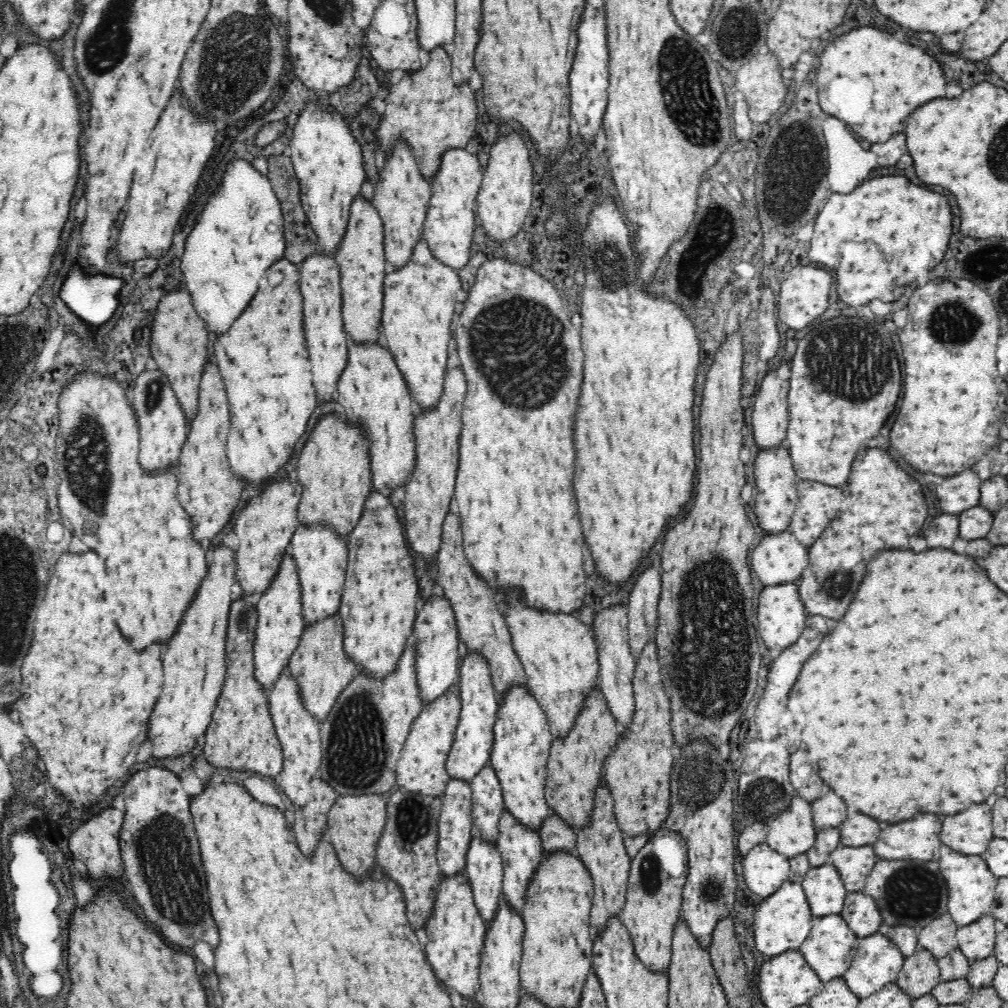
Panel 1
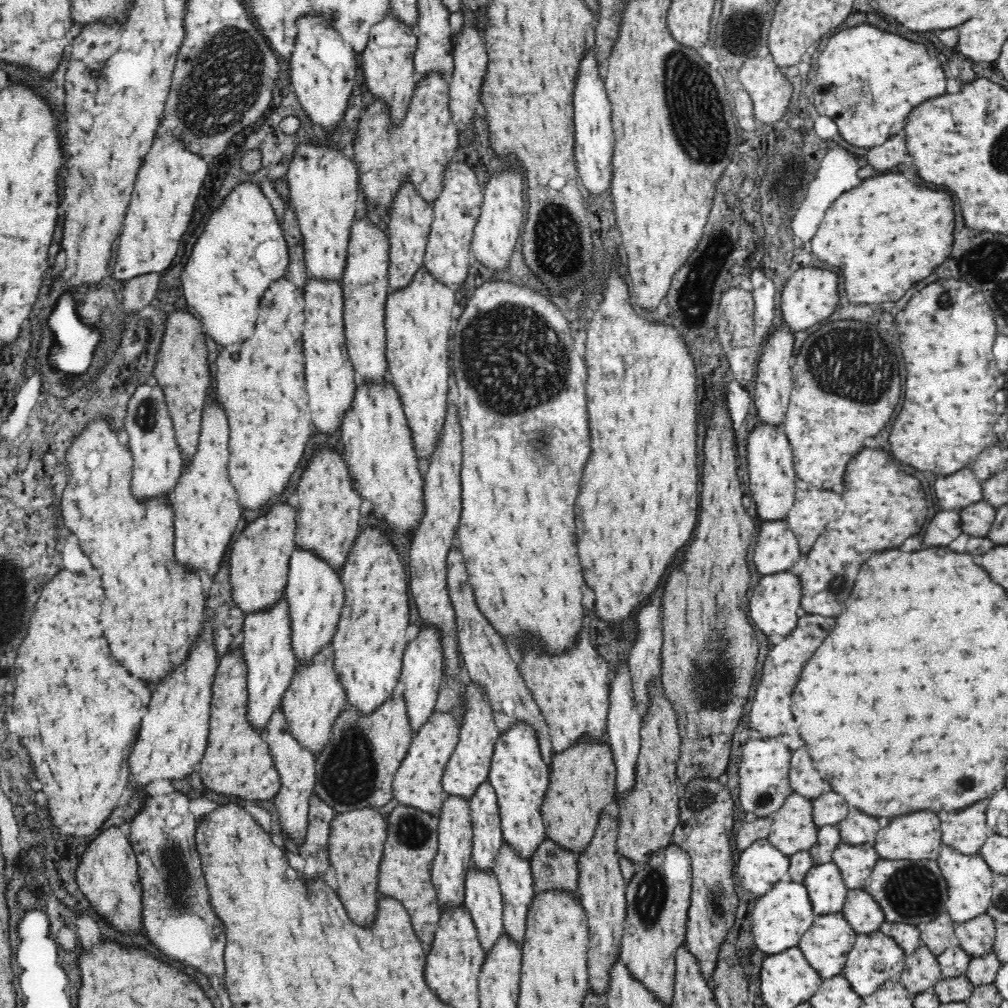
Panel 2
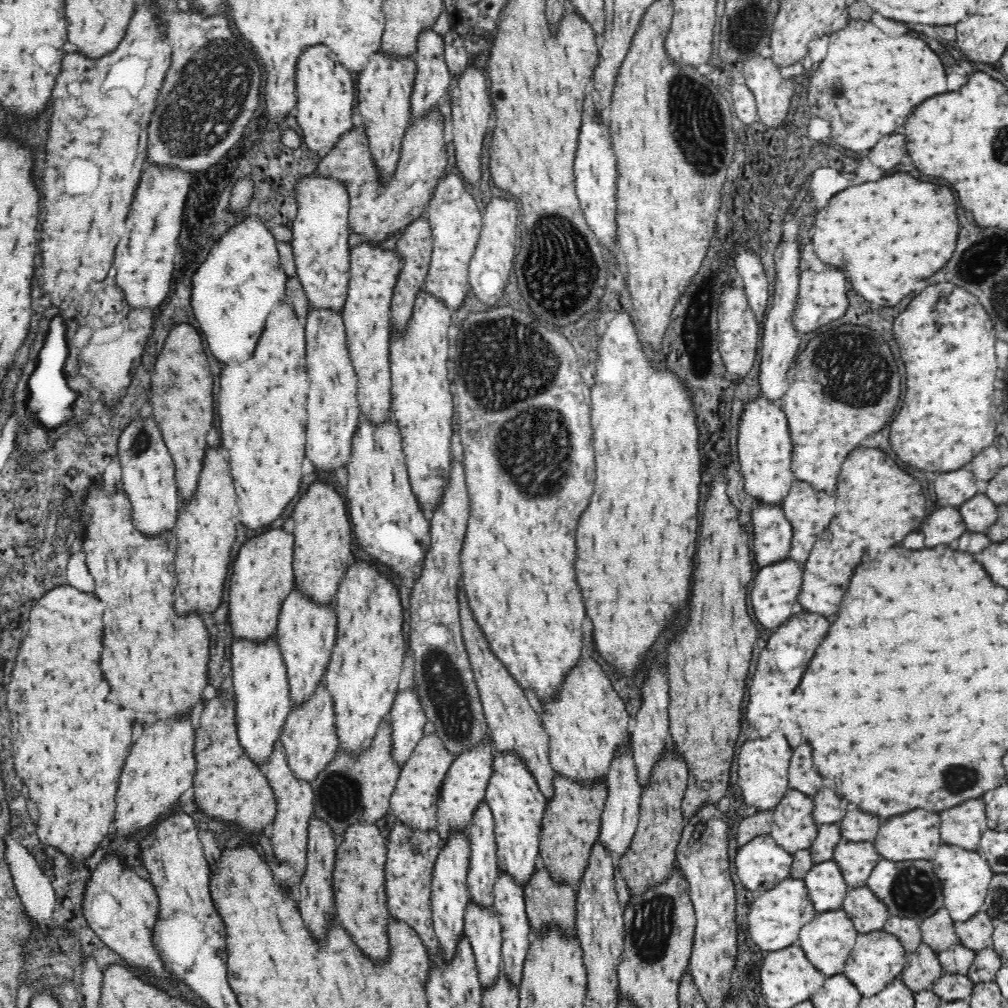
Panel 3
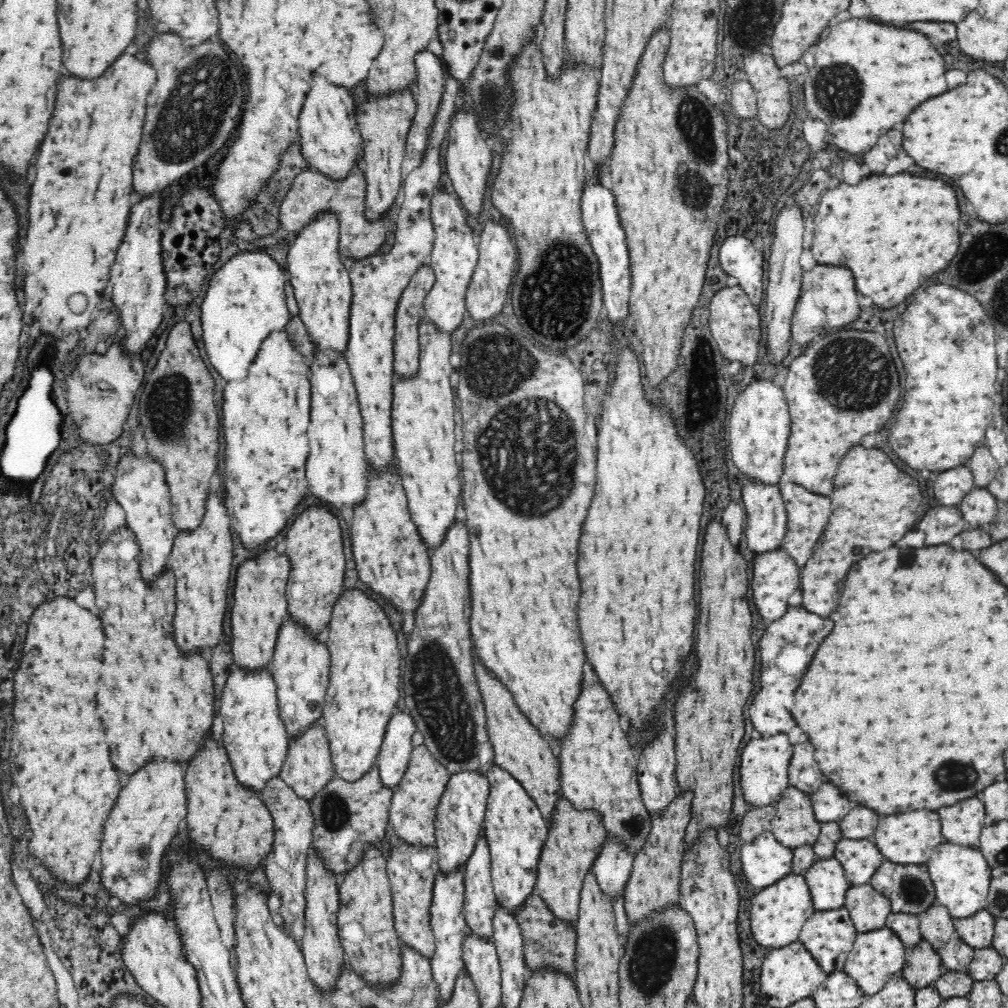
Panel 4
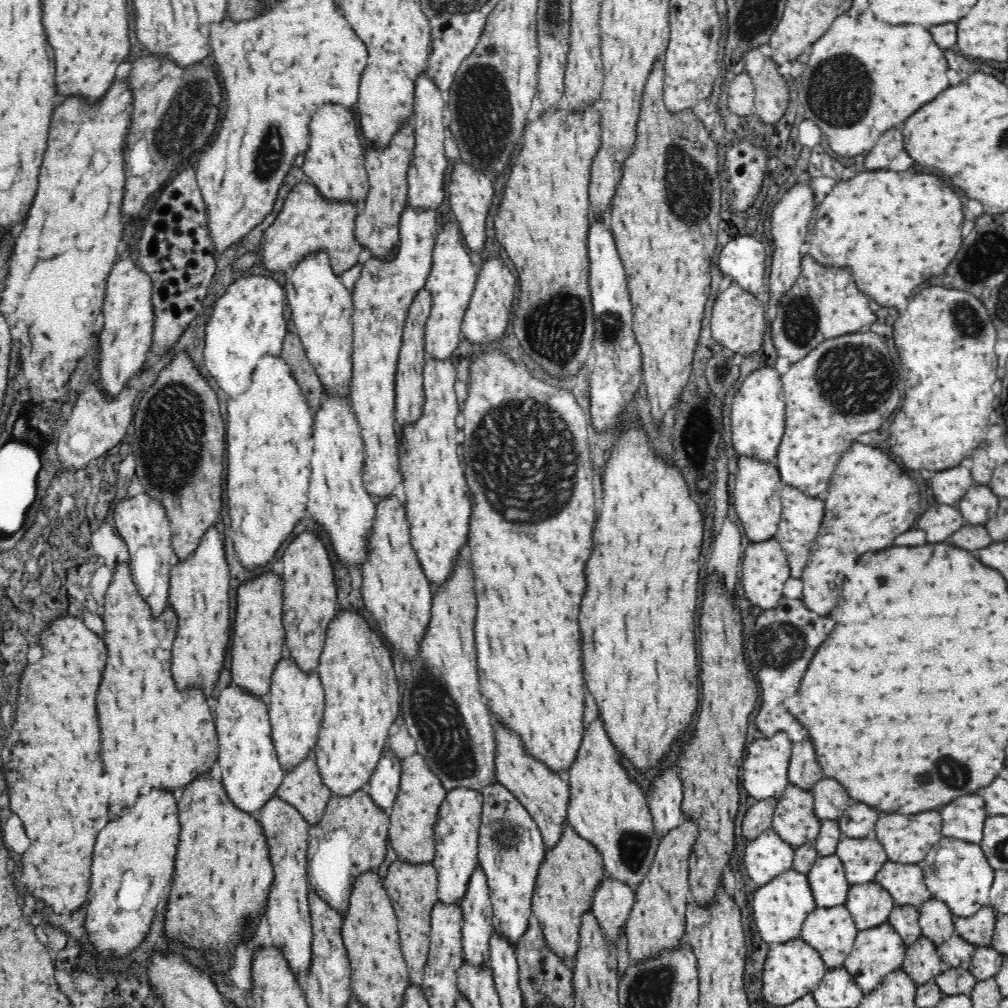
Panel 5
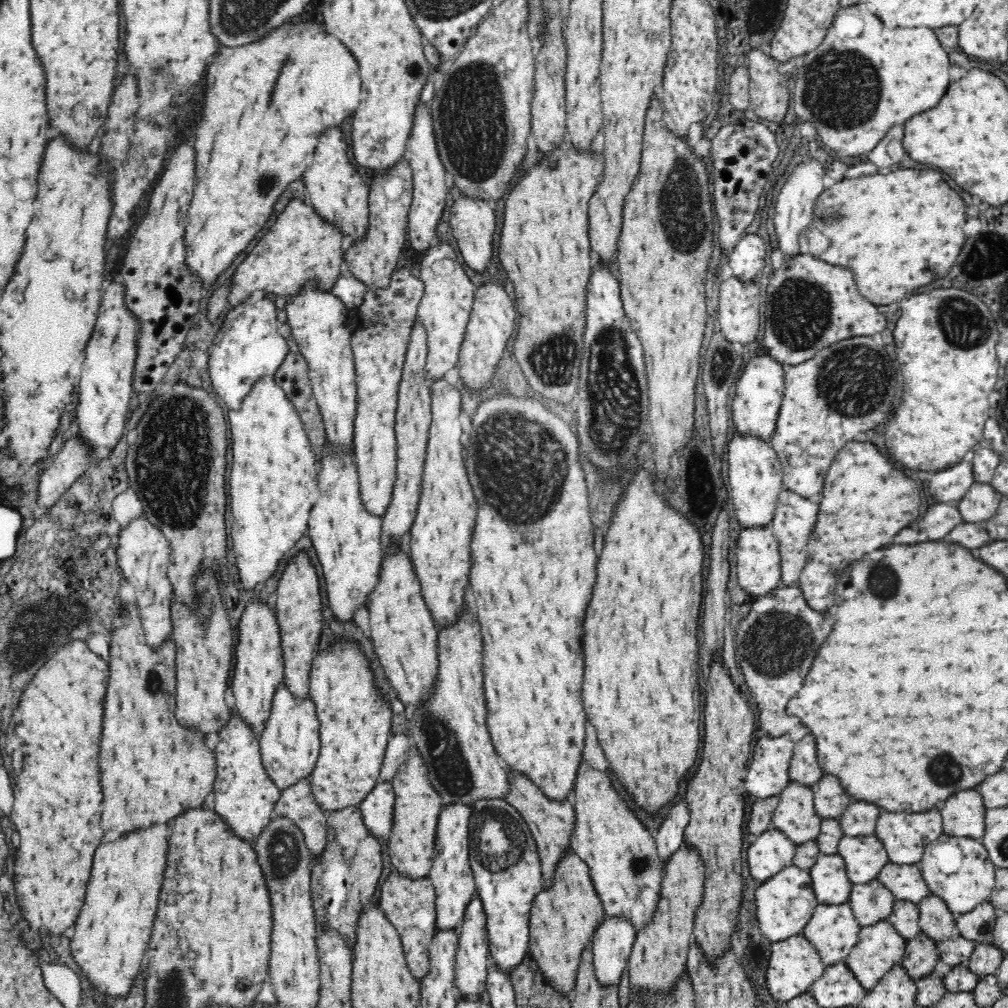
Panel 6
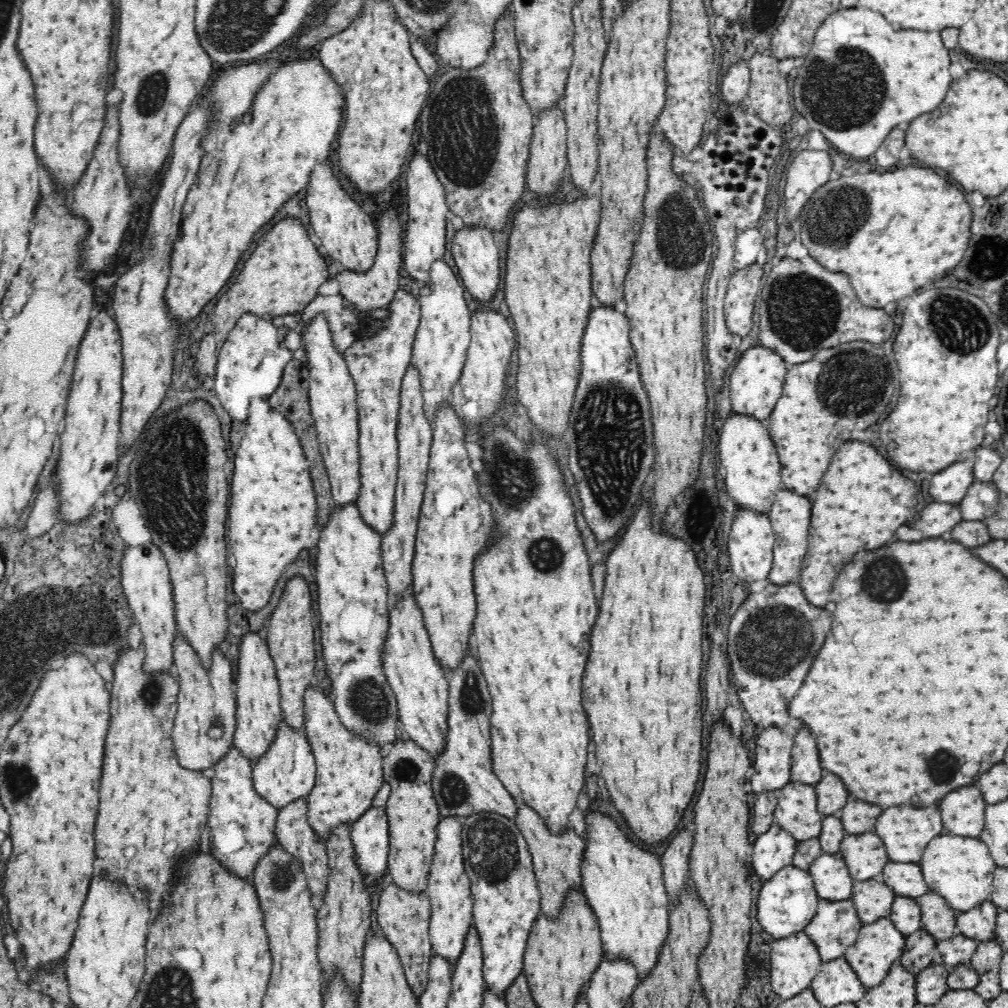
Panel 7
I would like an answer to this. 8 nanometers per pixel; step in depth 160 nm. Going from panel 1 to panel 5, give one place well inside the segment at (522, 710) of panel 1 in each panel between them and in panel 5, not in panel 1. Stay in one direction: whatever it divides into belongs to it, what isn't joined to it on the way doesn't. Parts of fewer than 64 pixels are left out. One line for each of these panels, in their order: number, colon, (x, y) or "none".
2: (518, 773)
3: (517, 804)
4: (514, 828)
5: (510, 848)

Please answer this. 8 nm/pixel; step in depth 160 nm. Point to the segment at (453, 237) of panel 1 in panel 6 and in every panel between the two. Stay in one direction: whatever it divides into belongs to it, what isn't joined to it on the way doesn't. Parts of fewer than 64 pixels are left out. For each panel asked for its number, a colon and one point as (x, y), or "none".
2: (456, 210)
3: (455, 222)
4: (453, 259)
5: (452, 279)
6: (447, 300)

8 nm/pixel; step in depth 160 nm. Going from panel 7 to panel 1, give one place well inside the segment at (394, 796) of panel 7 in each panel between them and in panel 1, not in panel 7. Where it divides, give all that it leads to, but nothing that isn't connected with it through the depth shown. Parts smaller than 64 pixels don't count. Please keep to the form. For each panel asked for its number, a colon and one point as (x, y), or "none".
1: (422, 767)
2: (417, 782)
3: (414, 801)
4: (413, 809)
5: (412, 818)
6: (417, 806)

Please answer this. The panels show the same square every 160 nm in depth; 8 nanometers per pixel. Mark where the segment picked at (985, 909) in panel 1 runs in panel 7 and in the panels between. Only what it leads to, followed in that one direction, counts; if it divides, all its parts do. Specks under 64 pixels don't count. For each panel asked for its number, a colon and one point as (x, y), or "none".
2: (969, 879)
3: (965, 875)
4: (961, 876)
5: (957, 873)
6: (959, 870)
7: (960, 869)

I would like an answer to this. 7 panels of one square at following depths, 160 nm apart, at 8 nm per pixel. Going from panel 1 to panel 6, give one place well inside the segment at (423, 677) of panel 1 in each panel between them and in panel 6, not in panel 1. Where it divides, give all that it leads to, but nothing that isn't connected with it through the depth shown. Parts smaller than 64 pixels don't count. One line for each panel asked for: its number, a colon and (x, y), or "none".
2: (423, 665)
3: (409, 724)
4: (395, 753)
5: (383, 786)
6: (377, 809)

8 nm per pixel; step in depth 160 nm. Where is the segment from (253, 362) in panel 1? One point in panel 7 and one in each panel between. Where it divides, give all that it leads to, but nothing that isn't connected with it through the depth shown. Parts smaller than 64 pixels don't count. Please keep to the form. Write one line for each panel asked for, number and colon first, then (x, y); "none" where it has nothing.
2: (261, 382)
3: (262, 408)
4: (266, 417)
5: (267, 478)
6: (273, 482)
7: (273, 509)

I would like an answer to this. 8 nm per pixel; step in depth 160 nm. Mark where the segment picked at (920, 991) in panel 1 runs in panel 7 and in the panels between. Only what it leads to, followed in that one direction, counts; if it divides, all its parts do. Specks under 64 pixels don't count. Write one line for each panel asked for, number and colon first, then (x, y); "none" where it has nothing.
2: (922, 971)
3: (922, 967)
4: (923, 965)
5: (922, 962)
6: (921, 954)
7: (920, 951)

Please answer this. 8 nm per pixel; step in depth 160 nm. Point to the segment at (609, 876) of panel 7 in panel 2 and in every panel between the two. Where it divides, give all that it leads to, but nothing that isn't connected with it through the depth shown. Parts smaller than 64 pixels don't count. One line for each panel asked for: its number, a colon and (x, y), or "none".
2: (572, 691)
3: (586, 721)
4: (598, 770)
5: (607, 809)
6: (621, 854)

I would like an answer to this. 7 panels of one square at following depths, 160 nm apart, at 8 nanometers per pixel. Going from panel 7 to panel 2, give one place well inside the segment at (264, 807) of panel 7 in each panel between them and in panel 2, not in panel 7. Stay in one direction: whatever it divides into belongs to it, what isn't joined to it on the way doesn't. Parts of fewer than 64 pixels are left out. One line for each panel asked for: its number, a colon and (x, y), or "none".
2: (266, 645)
3: (258, 673)
4: (254, 735)
5: (251, 774)
6: (244, 798)

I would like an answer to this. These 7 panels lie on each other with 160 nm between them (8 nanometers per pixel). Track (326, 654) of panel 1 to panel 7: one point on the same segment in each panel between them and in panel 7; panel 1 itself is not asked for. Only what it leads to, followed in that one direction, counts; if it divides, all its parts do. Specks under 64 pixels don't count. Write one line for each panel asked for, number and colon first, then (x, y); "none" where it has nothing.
2: (315, 697)
3: (309, 735)
4: (308, 768)
5: (302, 787)
6: (296, 804)
7: (293, 833)

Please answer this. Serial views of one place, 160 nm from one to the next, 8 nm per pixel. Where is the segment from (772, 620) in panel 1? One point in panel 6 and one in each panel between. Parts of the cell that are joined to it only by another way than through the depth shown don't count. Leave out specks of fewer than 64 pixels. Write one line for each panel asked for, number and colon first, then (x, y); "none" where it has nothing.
2: (773, 606)
3: (775, 589)
4: (775, 575)
5: (765, 569)
6: (758, 559)

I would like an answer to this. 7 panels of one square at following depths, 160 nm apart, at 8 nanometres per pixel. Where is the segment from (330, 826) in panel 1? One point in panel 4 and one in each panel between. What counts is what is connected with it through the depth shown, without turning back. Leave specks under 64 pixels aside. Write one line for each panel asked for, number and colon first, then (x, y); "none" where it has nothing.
2: (356, 840)
3: (361, 906)
4: (365, 921)

